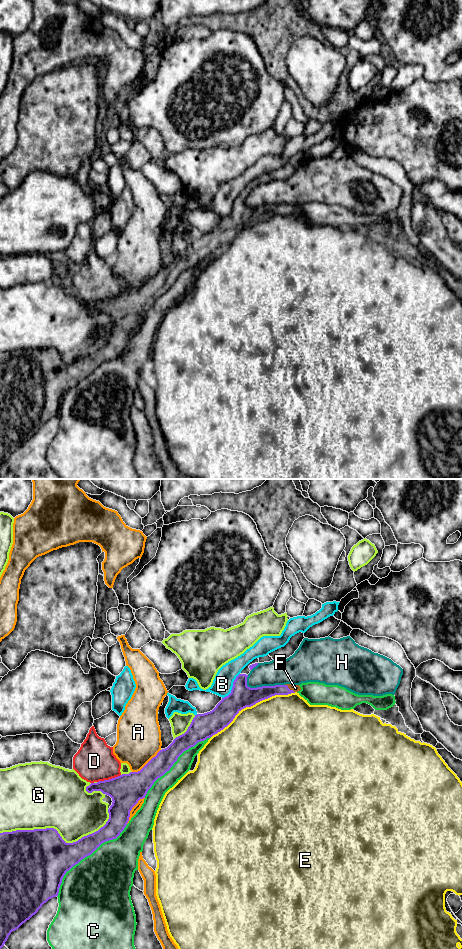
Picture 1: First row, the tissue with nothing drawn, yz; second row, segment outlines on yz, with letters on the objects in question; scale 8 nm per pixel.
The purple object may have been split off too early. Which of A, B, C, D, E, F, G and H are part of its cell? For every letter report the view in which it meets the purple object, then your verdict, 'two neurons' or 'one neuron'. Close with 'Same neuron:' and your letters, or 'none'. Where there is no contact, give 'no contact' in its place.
A: yz | two neurons
B: yz | two neurons
C: yz | two neurons
D: yz | two neurons
E: yz | two neurons
F: yz | one neuron
G: yz | two neurons
H: yz | two neurons
Same neuron: F

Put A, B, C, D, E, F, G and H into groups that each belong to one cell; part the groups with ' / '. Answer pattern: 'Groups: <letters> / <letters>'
Groups: A / B / C / D / E / F / G / H

